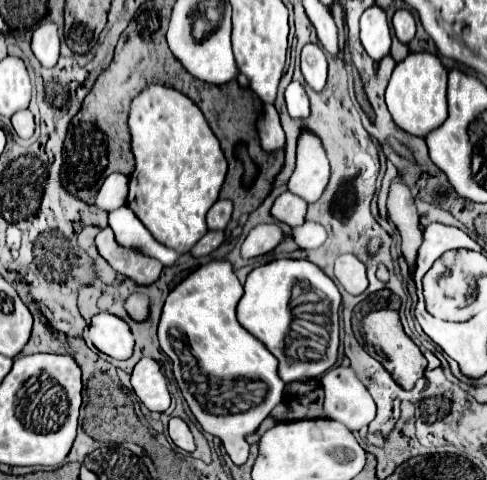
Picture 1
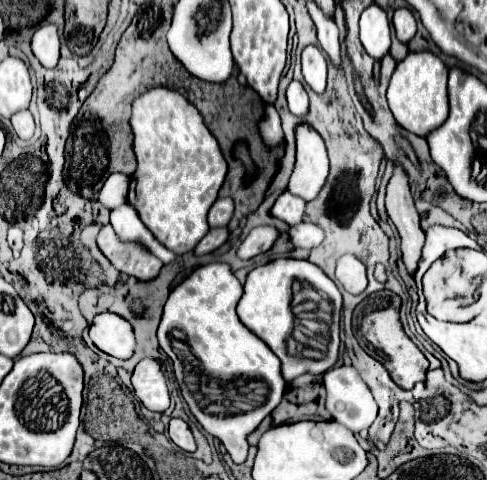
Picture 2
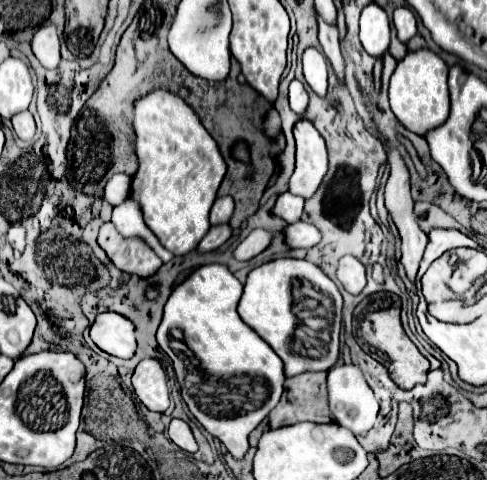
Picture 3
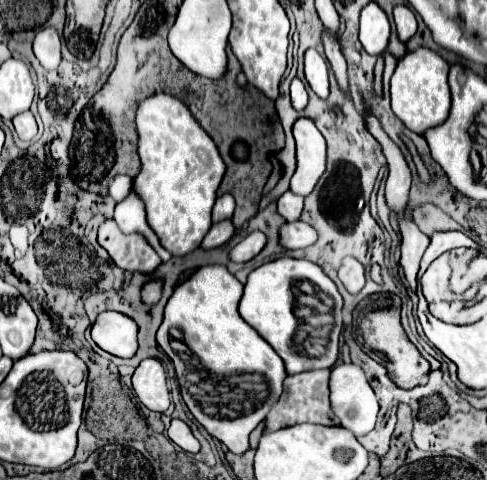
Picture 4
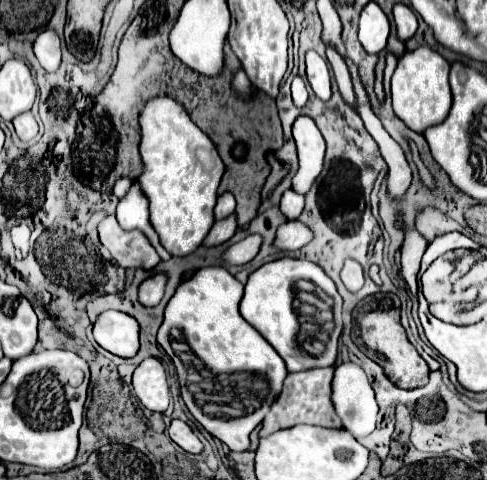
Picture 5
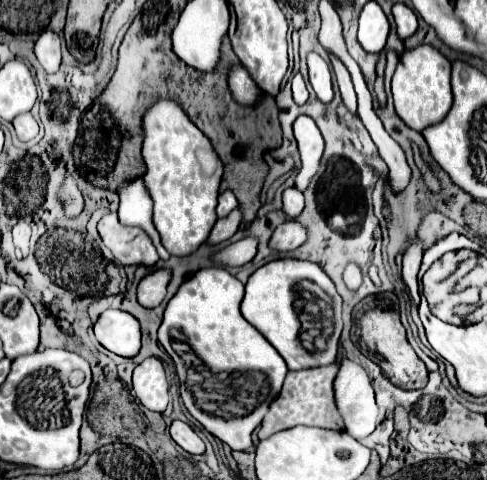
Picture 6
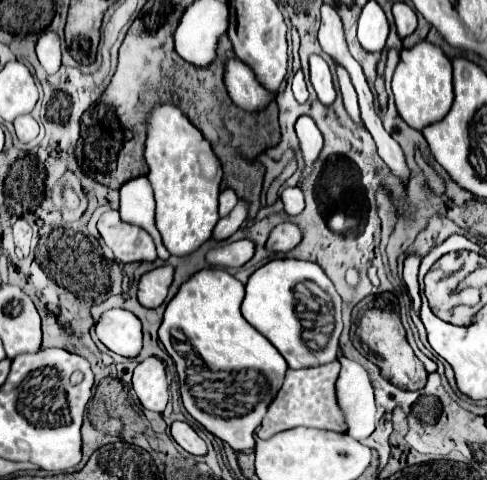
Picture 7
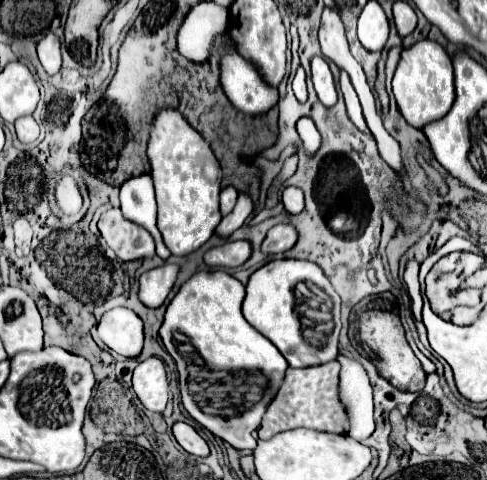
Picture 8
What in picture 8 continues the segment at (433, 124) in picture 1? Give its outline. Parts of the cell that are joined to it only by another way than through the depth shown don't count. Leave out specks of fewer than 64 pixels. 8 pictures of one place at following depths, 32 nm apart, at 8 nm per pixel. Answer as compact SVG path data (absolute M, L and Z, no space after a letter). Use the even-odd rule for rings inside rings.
M420 40L410 48L402 50L402 58L392 78L392 92L404 120L414 128L440 120L448 114L454 104L454 68L444 48L432 40Z

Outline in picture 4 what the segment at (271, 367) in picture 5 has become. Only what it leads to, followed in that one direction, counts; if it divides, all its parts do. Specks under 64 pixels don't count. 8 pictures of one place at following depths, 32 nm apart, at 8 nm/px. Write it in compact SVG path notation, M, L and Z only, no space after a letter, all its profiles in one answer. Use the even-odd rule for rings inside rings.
M202 266L188 280L174 288L174 294L164 308L162 326L158 328L158 344L170 356L176 368L180 392L188 410L206 428L210 436L218 438L232 454L238 456L250 448L250 432L266 418L270 408L278 402L282 394L282 382L286 378L284 362L280 360L280 356L238 314L242 288L244 286L228 272L226 266Z

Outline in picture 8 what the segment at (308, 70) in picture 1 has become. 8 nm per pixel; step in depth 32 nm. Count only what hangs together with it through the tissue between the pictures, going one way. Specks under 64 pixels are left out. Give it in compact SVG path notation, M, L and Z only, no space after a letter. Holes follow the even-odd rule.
M314 56L310 60L310 66L312 66L312 84L316 88L316 94L320 98L320 102L324 106L334 106L336 104L336 88L334 88L334 78L332 78L332 72L326 64L326 60L322 56Z

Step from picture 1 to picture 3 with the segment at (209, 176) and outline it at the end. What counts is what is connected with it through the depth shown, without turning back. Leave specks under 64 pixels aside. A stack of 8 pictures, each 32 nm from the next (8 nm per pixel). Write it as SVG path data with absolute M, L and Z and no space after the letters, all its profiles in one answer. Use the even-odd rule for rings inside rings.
M152 90L134 104L134 132L136 132L136 156L138 172L132 176L130 198L138 202L144 222L156 234L160 244L176 256L192 252L210 228L208 214L216 200L216 192L226 174L226 162L218 150L216 140L202 126L198 114L178 96L168 90Z

